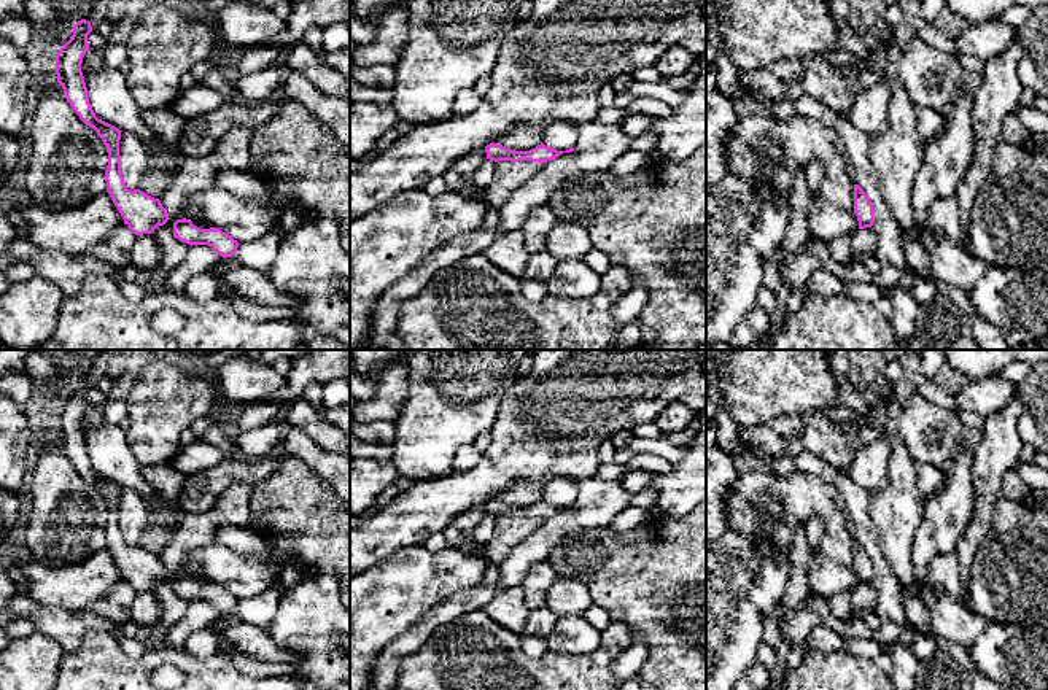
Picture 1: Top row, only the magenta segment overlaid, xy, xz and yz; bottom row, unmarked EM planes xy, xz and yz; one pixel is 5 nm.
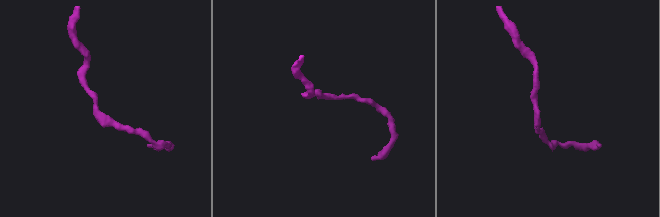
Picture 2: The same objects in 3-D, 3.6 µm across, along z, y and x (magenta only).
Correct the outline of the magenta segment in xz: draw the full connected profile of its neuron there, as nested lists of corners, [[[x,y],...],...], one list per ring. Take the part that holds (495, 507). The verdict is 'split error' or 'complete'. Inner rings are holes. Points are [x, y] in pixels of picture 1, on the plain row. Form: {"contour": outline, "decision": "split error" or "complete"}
{"contour": [[[490,499],[485,502],[485,509],[487,509],[487,515],[499,518],[499,517],[510,517],[510,518],[518,518],[518,517],[531,517],[531,518],[547,518],[552,517],[555,514],[558,514],[563,509],[573,509],[574,504],[569,504],[566,507],[557,507],[552,506],[549,502],[545,502],[544,499],[541,499],[539,502],[530,506],[530,507],[512,507],[503,501],[498,499]]], "decision": "complete"}

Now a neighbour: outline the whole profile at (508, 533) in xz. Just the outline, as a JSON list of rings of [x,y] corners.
[[[499,517],[491,537],[479,545],[477,552],[493,564],[501,564],[510,550],[530,536],[541,525],[541,518],[531,517]]]

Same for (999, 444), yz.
[[[1016,397],[1002,412],[989,417],[978,436],[972,466],[972,486],[975,506],[967,533],[959,539],[954,555],[961,564],[962,604],[968,606],[967,588],[970,583],[973,556],[978,545],[989,534],[994,502],[999,498],[1003,474],[1018,463],[1024,442],[1019,436],[1018,421],[1023,405]]]

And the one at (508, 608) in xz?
[[[510,587],[498,591],[483,611],[501,626],[518,636],[522,636],[530,614],[522,587]]]

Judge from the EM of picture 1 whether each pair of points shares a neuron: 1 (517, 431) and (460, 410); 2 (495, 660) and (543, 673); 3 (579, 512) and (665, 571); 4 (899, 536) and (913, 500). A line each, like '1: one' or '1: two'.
1: two
2: one
3: two
4: one

